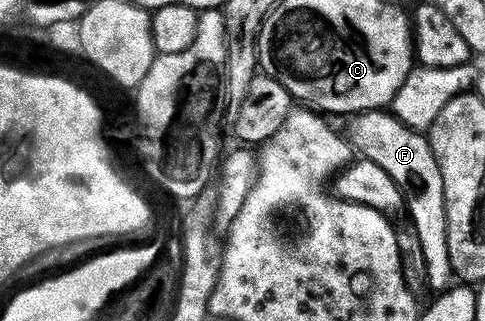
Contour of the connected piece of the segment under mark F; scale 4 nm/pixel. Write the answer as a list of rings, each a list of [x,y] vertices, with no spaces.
[[[386,109],[357,112],[351,116],[352,135],[350,141],[359,154],[368,160],[372,160],[376,165],[380,165],[387,175],[393,179],[395,185],[399,188],[405,212],[411,220],[411,226],[419,239],[419,247],[422,249],[422,255],[426,263],[427,286],[434,291],[445,290],[452,281],[452,266],[449,261],[449,246],[446,245],[446,215],[445,215],[445,197],[442,189],[442,175],[438,168],[437,159],[433,156],[431,140],[419,130],[416,130]]]

